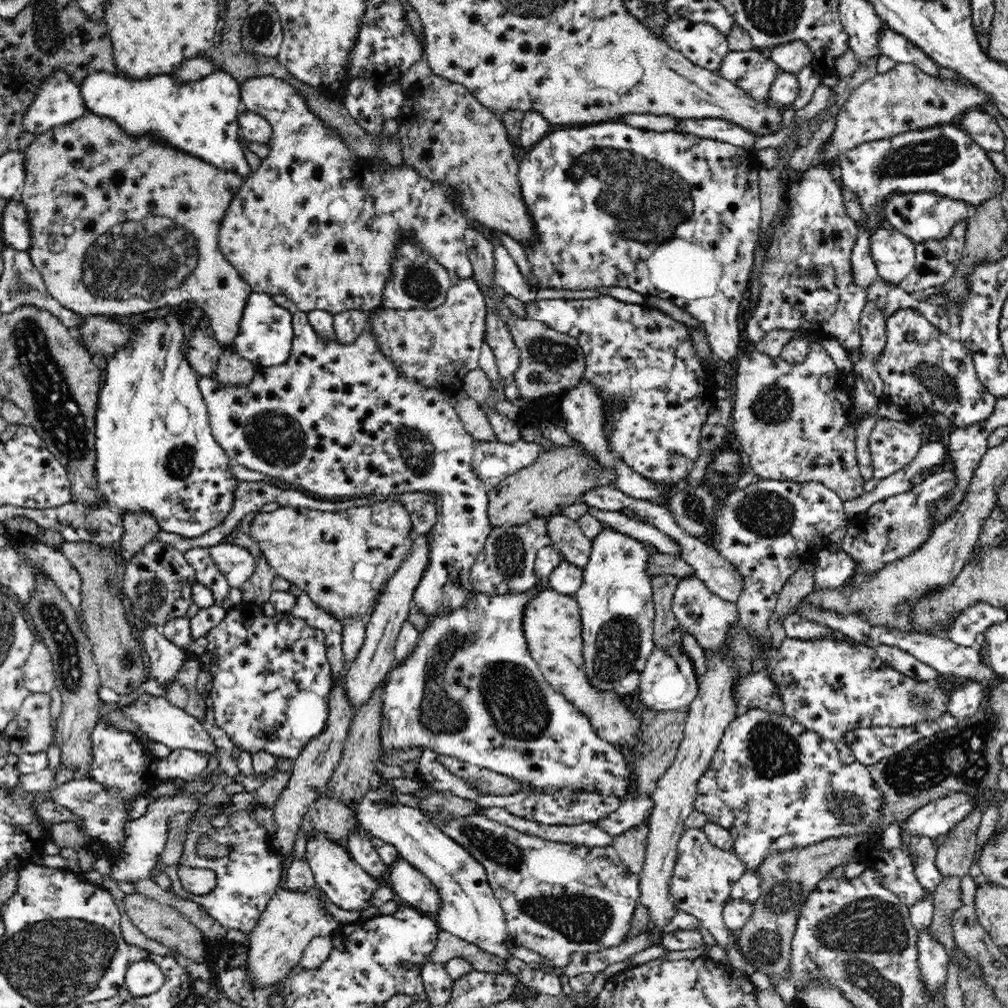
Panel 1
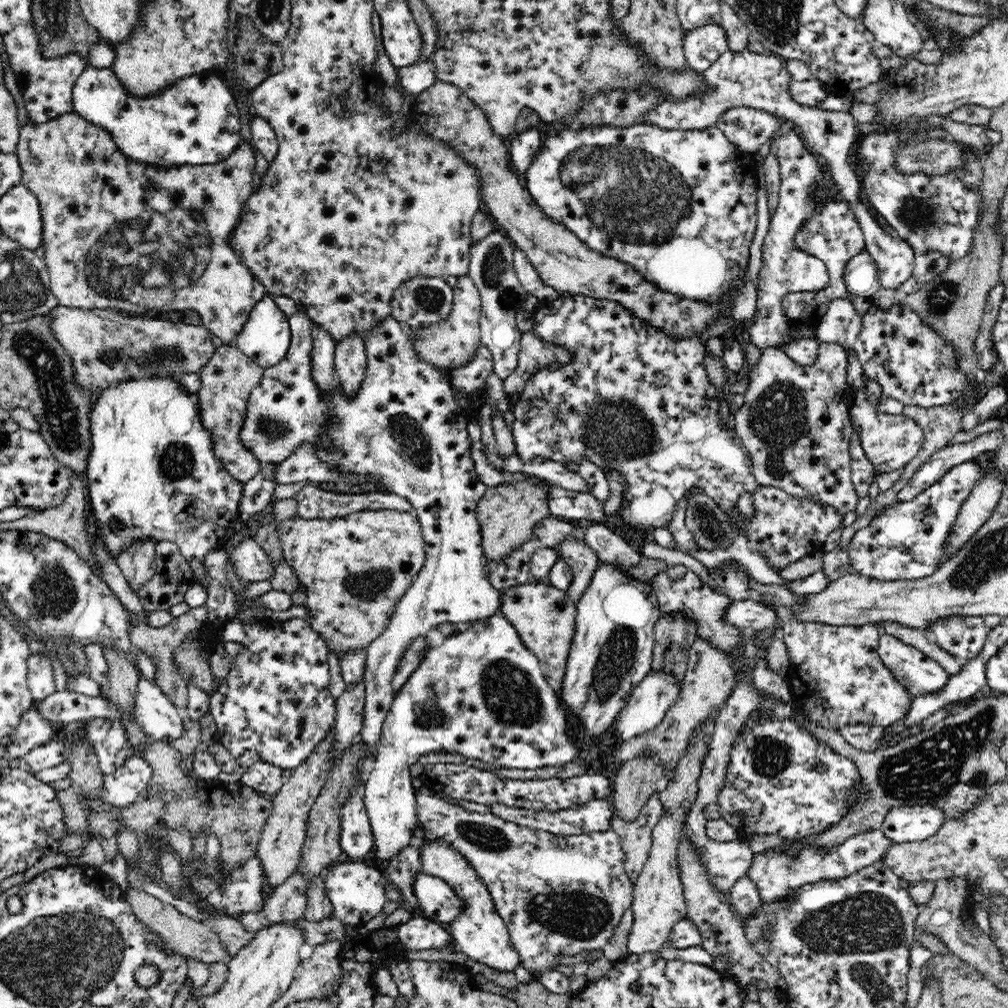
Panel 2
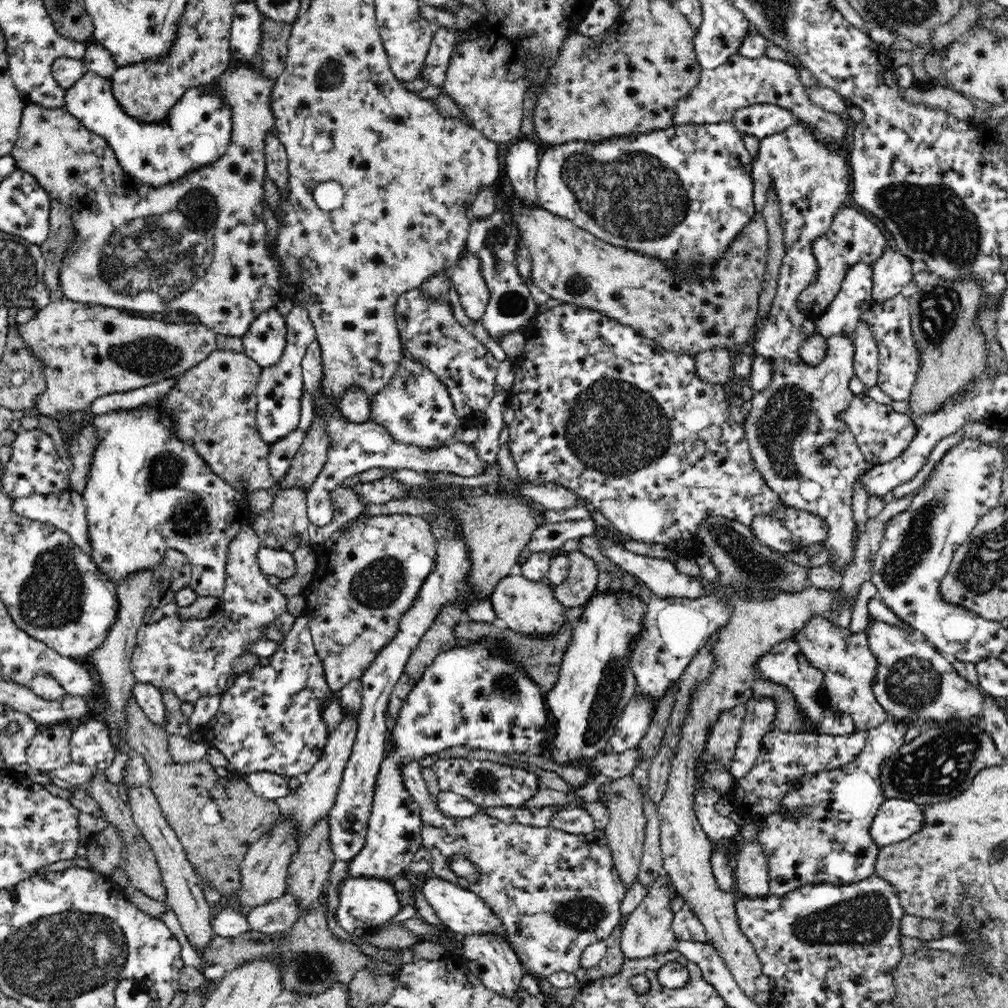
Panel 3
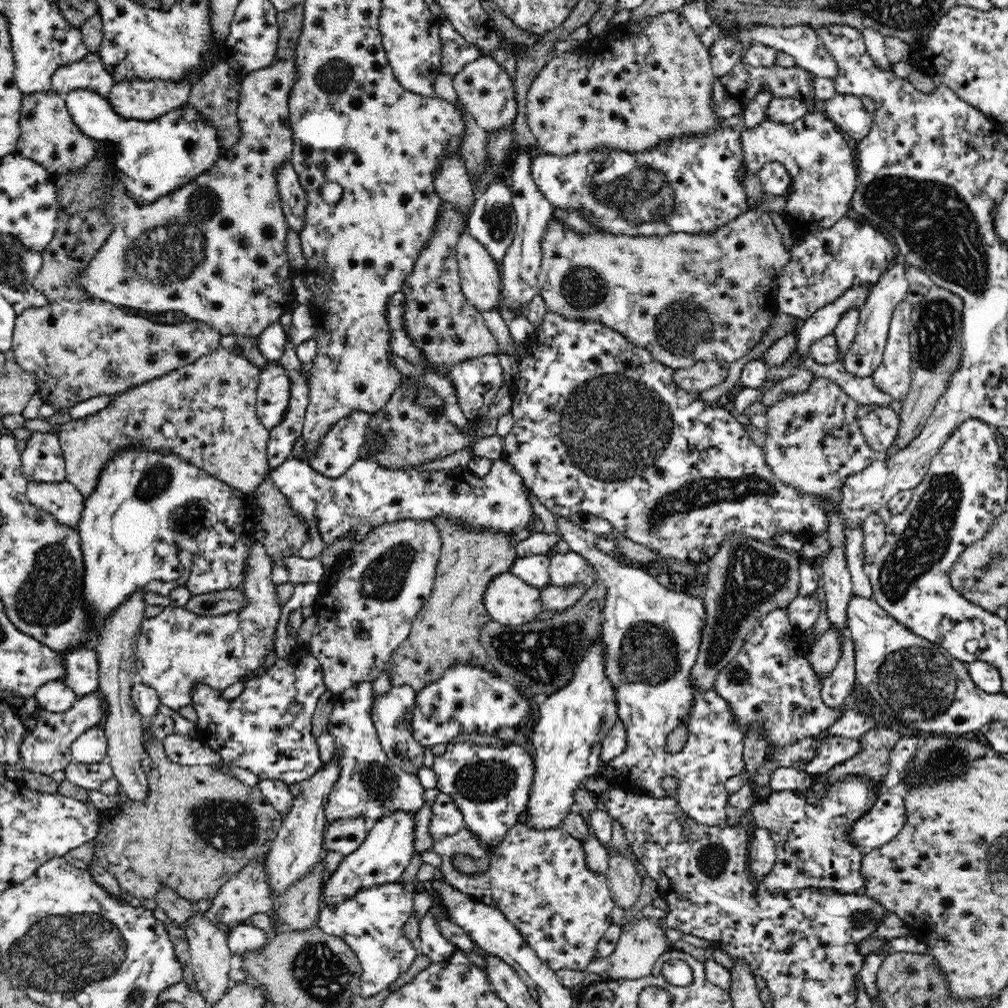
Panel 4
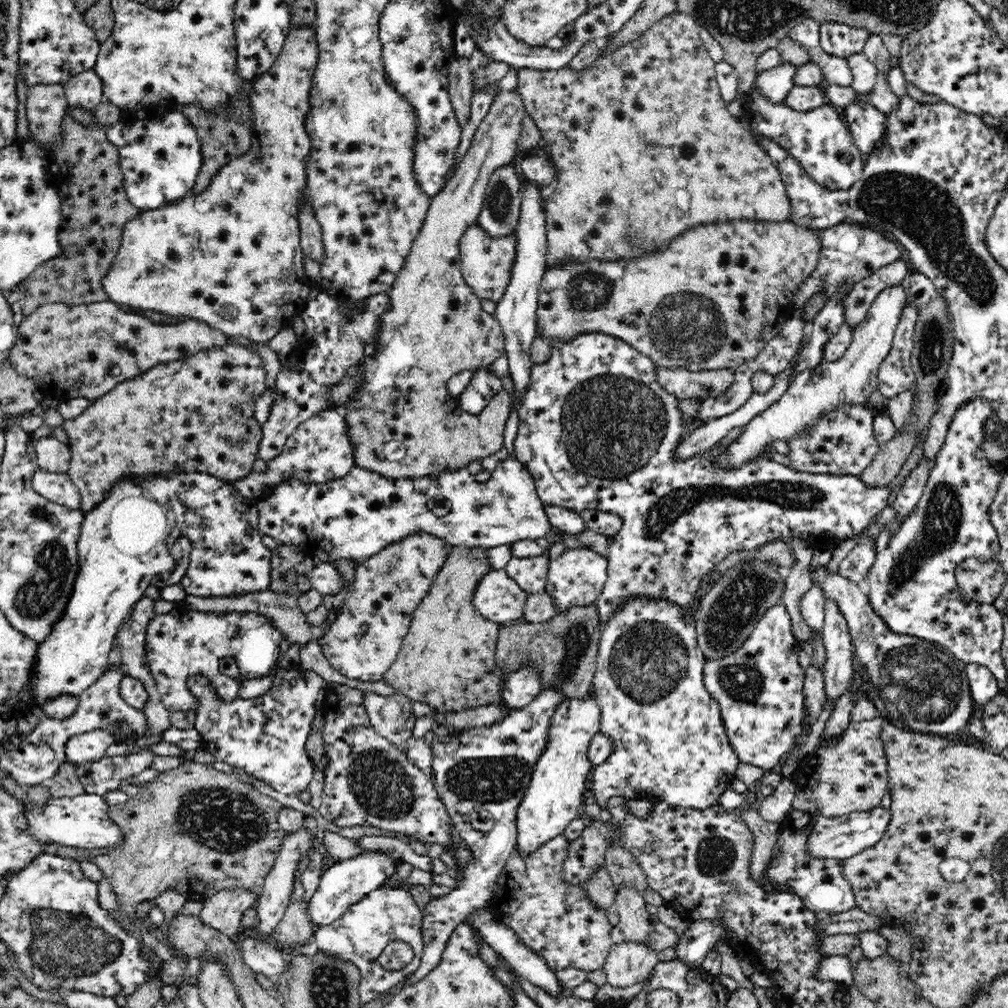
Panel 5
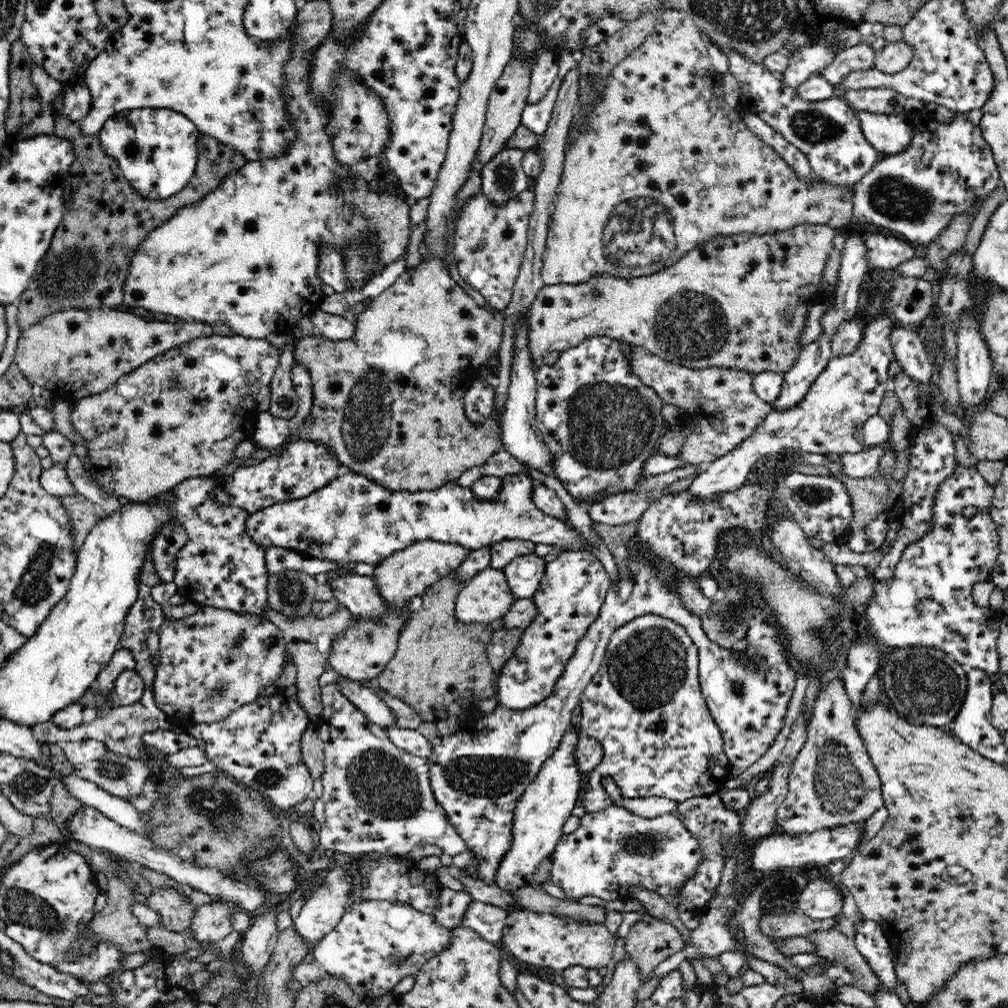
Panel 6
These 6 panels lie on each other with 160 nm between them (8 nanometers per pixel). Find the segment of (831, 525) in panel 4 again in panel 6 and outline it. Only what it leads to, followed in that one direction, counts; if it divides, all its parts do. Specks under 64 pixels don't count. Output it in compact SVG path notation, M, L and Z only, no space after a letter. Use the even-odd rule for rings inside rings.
M832 680L815 700L806 742L795 756L788 794L776 813L784 832L812 834L826 827L865 822L884 805L882 782L857 724L858 708L848 698L844 681Z

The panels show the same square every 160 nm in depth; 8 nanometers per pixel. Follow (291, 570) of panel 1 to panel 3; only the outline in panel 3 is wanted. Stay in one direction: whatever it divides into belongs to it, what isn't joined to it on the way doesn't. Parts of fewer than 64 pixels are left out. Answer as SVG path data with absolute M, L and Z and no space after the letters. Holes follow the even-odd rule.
M380 514L380 515L363 515L356 517L354 522L348 528L336 530L328 540L314 544L314 552L317 560L317 568L309 586L316 586L312 592L304 592L305 599L308 600L308 606L305 606L302 616L310 620L310 632L313 638L316 653L322 660L325 668L326 681L332 692L339 692L344 689L347 683L352 679L361 679L366 673L368 666L374 663L375 656L387 643L394 638L395 631L398 630L398 618L414 606L414 600L418 598L418 590L422 588L422 582L428 578L428 574L434 570L435 564L435 540L434 533L430 530L430 523L419 516L411 514Z

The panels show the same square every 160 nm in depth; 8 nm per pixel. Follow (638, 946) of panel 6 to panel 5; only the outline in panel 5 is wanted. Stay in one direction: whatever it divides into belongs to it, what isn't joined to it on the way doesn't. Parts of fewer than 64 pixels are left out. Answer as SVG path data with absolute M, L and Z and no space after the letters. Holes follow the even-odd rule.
M622 884L614 894L613 909L619 914L619 928L626 942L648 942L658 953L675 948L679 942L676 932L648 913L644 897L635 888Z

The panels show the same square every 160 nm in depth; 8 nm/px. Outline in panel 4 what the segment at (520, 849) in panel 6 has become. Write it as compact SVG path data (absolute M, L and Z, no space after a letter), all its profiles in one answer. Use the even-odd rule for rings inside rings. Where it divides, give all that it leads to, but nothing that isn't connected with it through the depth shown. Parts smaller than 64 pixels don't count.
M600 626L600 634L596 636L596 641L590 647L587 648L587 650L585 651L585 656L578 662L578 665L576 665L575 674L572 678L572 681L565 688L562 688L559 692L540 698L541 703L538 707L538 722L536 722L536 726L534 726L533 732L530 734L531 742L534 745L533 761L535 767L533 772L534 778L532 792L530 794L529 801L527 802L527 812L529 812L529 815L525 818L525 820L527 820L525 824L528 827L533 827L536 830L550 830L550 828L562 828L562 824L564 824L564 818L568 816L568 812L572 811L571 806L572 804L574 804L574 792L576 790L579 790L583 786L584 778L589 778L594 775L598 775L598 773L600 772L602 766L604 765L604 762L601 759L602 741L605 740L605 736L610 732L610 729L612 729L619 721L618 702L616 695L617 693L618 688L614 687L614 684L610 683L610 678L606 675L606 646L604 643L602 643Z

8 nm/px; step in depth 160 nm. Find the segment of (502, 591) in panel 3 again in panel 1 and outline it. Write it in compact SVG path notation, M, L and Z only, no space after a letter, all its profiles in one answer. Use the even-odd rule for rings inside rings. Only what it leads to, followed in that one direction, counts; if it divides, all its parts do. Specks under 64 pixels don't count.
M551 588L542 589L529 602L524 614L523 630L529 652L551 689L566 697L580 713L584 712L602 739L634 748L636 736L641 732L636 714L620 698L616 698L614 692L594 689L586 677L581 624L579 604L572 595L559 593Z

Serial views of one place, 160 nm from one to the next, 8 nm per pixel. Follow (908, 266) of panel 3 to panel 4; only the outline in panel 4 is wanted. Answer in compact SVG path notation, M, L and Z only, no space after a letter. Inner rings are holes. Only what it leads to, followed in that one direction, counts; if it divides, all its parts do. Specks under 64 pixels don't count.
M897 259L887 267L886 271L883 271L882 276L880 276L877 282L870 288L870 296L868 296L866 304L861 308L856 336L848 352L843 356L843 359L840 360L845 366L845 369L852 376L858 378L871 376L882 362L886 338L888 338L888 326L890 326L890 320L892 320L892 313L894 313L898 304L902 303L907 296L909 282L906 278L905 266L902 261Z

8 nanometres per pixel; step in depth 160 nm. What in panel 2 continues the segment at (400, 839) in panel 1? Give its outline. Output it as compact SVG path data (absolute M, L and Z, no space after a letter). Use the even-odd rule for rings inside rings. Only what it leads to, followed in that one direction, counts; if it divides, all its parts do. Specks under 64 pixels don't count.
M418 822L414 828L414 843L420 845L420 863L424 873L434 875L446 881L458 897L462 897L462 910L454 923L447 924L446 929L453 936L459 949L474 962L485 964L498 972L512 972L521 964L521 954L510 942L509 931L500 914L495 909L493 898L485 883L477 877L477 871L448 842L433 838L424 826Z

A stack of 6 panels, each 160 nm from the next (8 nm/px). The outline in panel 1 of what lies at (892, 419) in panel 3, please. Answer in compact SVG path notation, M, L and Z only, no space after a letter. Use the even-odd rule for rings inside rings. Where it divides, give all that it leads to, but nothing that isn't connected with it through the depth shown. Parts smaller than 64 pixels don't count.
M880 417L869 436L869 451L874 465L872 481L878 482L910 464L922 447L921 433L916 431L911 421L895 421Z

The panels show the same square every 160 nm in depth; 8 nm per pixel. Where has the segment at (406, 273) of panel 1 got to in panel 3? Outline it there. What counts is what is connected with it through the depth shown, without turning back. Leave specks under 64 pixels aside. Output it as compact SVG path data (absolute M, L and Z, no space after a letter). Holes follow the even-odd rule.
M424 289L402 293L395 307L397 327L404 354L417 359L445 383L453 399L455 413L465 428L484 424L486 408L496 392L496 371L499 361L484 344L454 317L454 308L444 295L430 296Z

